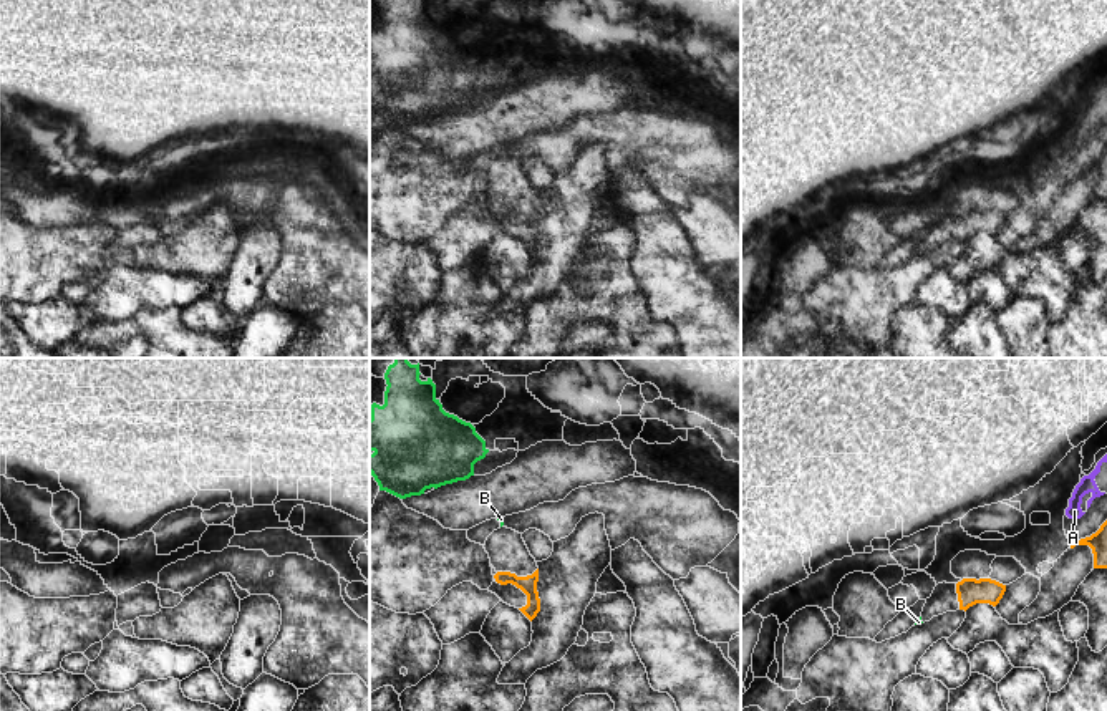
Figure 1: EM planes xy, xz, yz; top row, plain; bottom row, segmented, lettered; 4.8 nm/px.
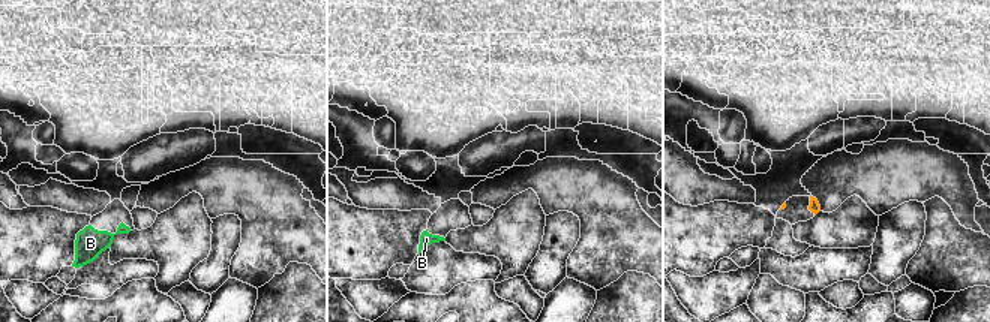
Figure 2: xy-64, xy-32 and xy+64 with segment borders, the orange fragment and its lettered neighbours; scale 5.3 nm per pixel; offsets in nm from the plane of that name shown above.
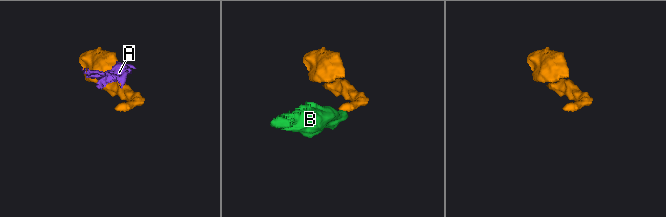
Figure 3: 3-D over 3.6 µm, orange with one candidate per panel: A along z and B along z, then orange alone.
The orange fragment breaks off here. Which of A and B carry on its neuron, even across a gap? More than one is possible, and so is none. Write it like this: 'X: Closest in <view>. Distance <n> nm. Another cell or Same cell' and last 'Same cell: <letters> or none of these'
A: Closest in yz. Distance 100 nm. Another cell
B: Closest in xz. Distance 220 nm. Same cell
Same cell: B

